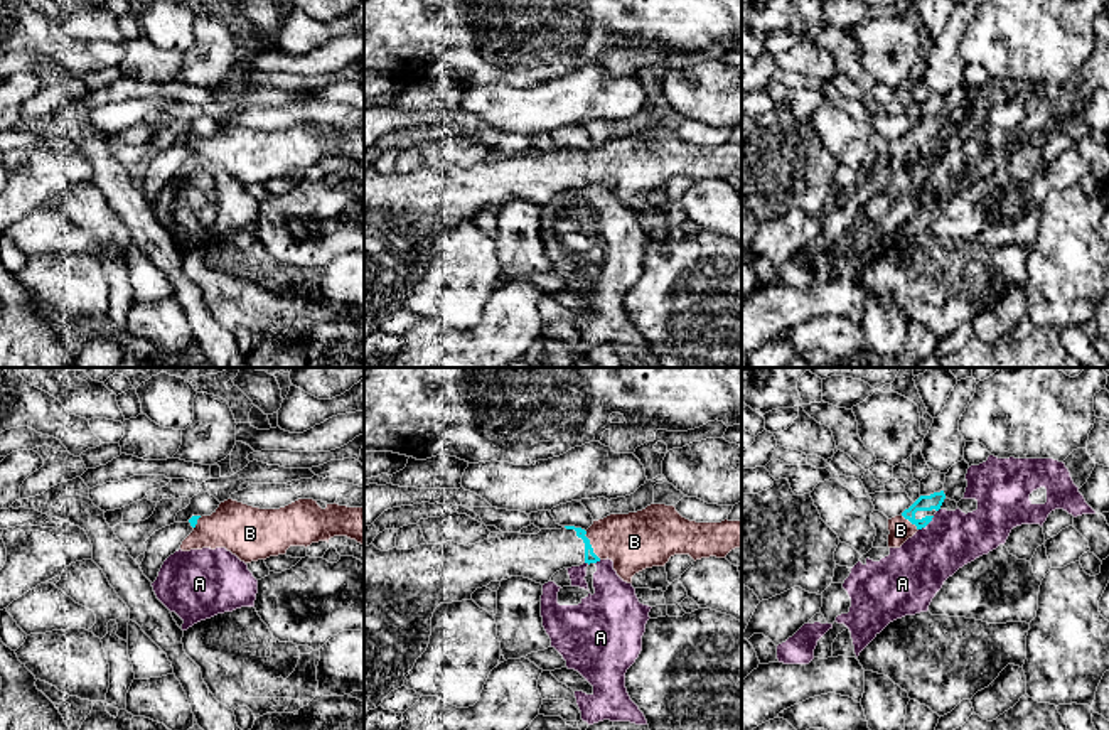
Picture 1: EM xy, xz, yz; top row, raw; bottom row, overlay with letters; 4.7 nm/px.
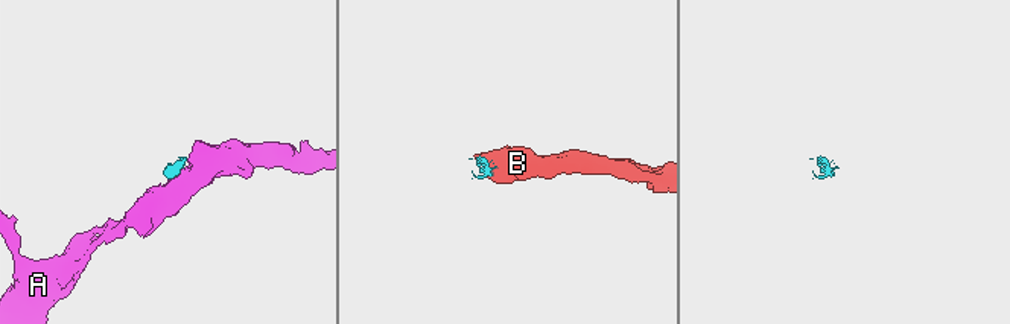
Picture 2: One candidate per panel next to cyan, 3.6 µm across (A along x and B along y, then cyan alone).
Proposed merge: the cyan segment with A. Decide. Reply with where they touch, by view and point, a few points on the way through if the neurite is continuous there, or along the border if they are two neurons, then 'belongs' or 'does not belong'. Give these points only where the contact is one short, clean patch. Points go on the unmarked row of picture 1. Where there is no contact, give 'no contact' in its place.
meets cyan in yz at (926, 147); border along yz (934, 139), (919, 152); does not belong

